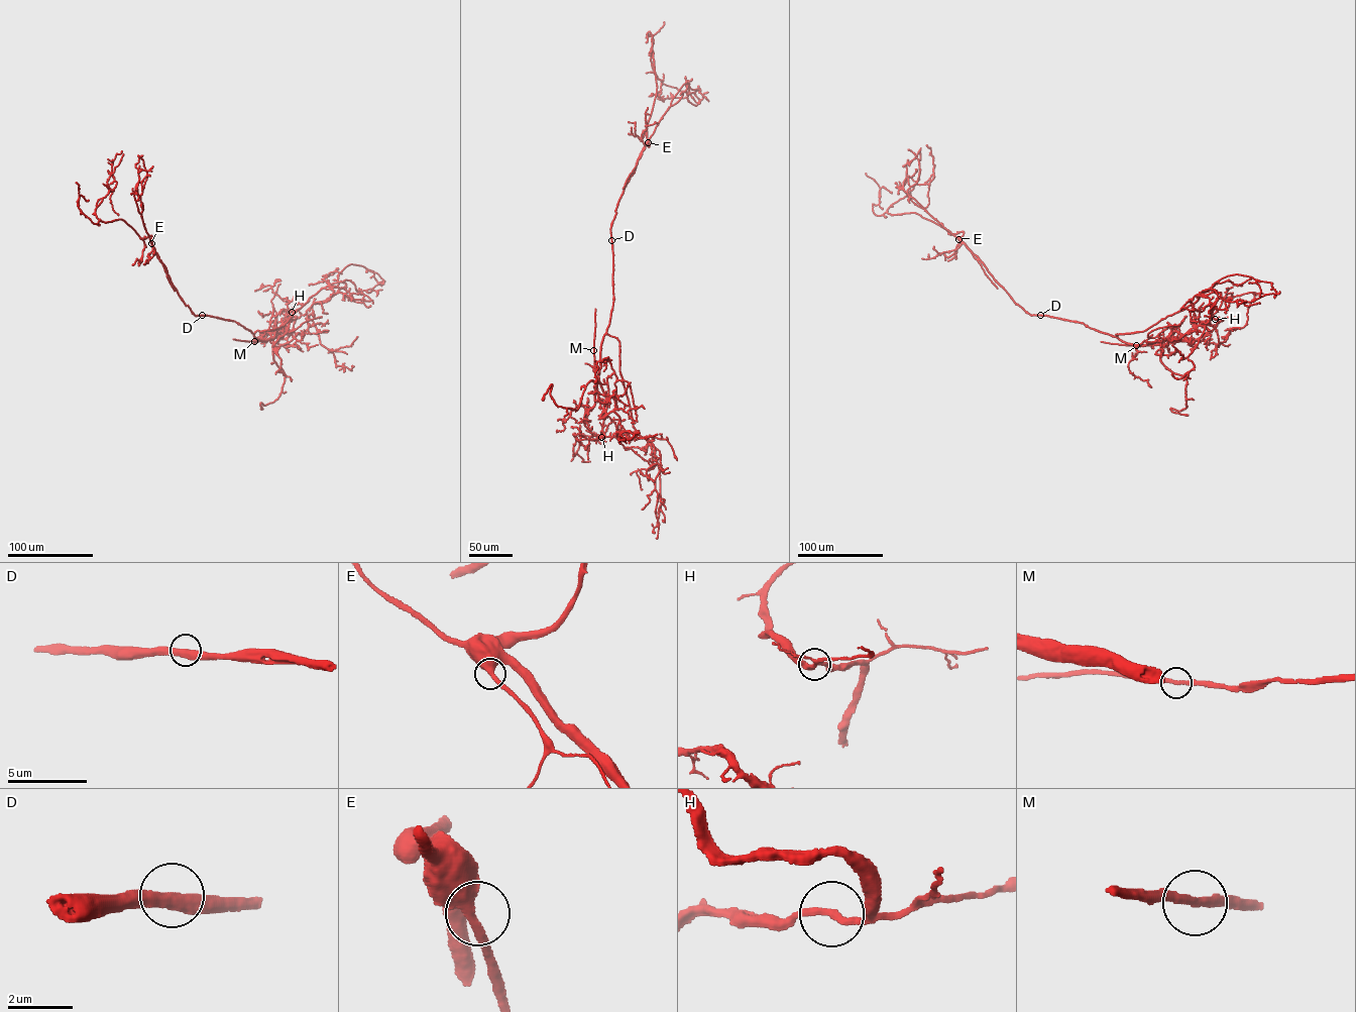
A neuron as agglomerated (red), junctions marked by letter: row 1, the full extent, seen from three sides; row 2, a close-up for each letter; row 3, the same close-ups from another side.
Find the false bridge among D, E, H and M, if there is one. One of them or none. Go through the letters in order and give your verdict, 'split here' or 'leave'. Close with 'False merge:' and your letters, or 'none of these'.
D: leave
E: leave
H: leave
M: leave
False merge: none of these

